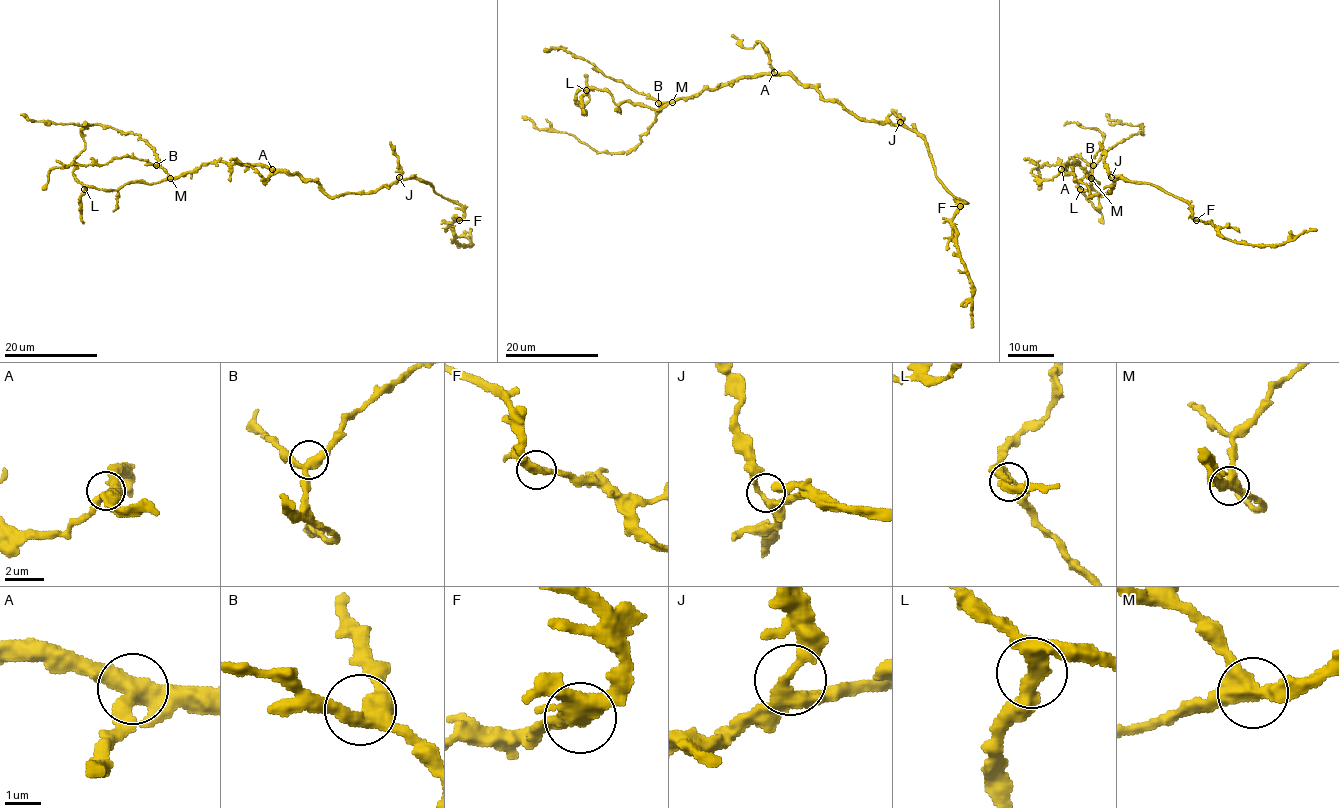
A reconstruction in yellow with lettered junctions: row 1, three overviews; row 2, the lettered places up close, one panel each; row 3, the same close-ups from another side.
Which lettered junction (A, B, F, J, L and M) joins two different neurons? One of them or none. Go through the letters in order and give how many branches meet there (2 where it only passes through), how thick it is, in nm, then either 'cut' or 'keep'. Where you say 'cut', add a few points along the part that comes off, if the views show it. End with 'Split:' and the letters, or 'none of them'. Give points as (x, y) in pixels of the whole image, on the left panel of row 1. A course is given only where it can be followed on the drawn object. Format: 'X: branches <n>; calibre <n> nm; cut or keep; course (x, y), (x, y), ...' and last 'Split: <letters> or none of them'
A: branches 3; calibre 440 nm; keep
B: branches 3; calibre 400 nm; keep
F: branches 4; calibre 440 nm; keep
J: branches 3; calibre 300 nm; keep
L: branches 3; calibre 320 nm; keep
M: branches 3; calibre 360 nm; keep
Split: none of them

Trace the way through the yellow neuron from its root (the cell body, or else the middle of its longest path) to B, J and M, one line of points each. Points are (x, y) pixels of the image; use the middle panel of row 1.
B: (812, 88), (802, 86), (790, 74), (745, 75), (713, 88), (704, 88), (694, 96), (658, 103)
J: (812, 88), (825, 100), (839, 101), (868, 121), (893, 124), (900, 122)
M: (812, 88), (802, 86), (790, 74), (745, 75), (672, 102)

